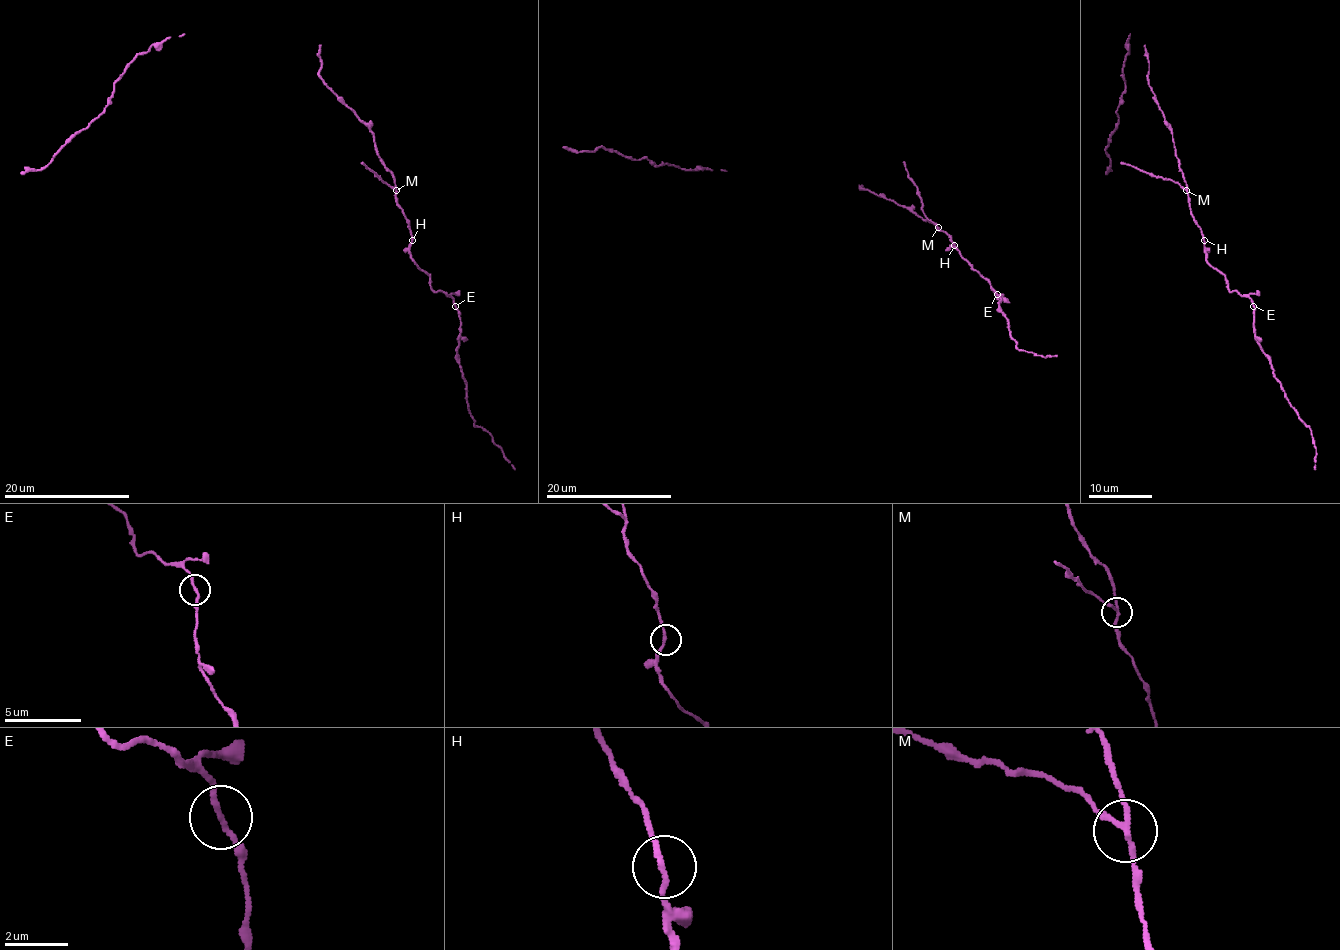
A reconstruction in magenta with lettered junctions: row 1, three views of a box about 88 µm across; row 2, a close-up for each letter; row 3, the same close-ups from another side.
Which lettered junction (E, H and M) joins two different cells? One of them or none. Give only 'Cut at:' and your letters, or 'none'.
Cut at: M

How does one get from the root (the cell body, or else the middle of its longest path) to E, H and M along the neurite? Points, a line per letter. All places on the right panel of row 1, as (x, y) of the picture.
E: (1166, 121), (1187, 186), (1188, 207), (1204, 241), (1206, 260), (1226, 278), (1231, 292), (1247, 295), (1253, 306)
H: (1166, 121), (1187, 186), (1188, 207), (1204, 240)
M: (1166, 121), (1187, 191)

